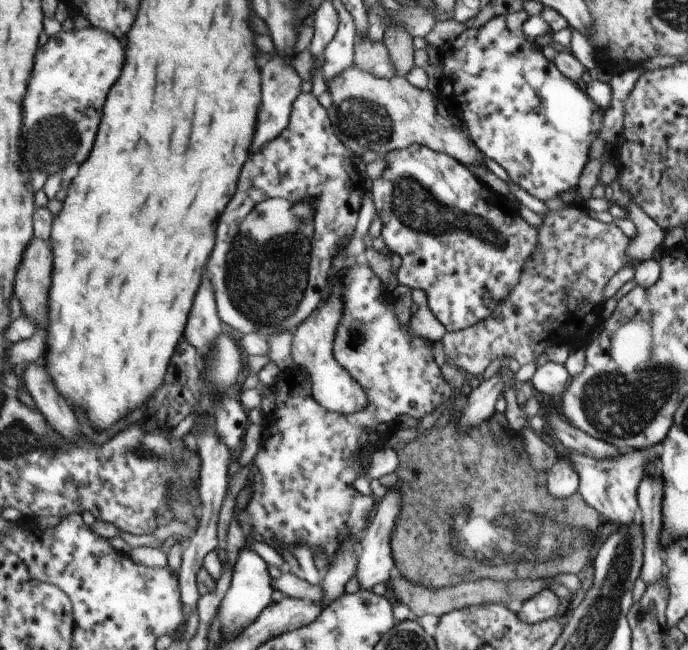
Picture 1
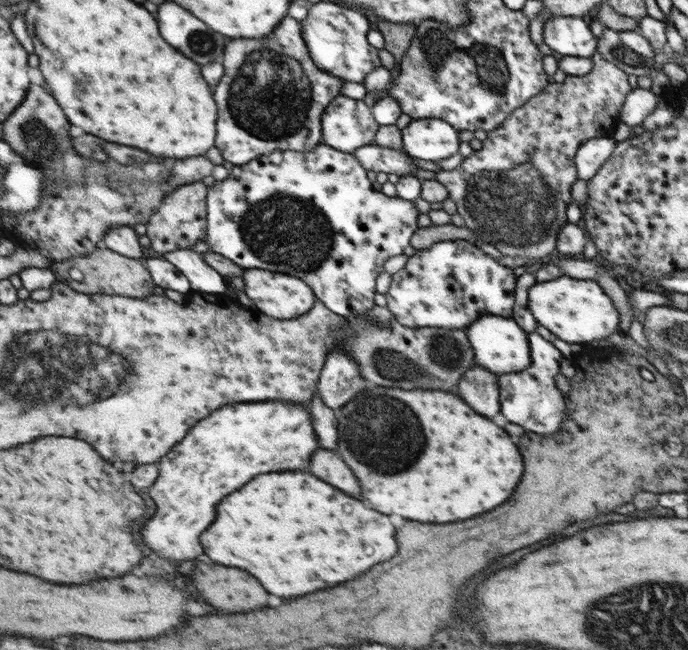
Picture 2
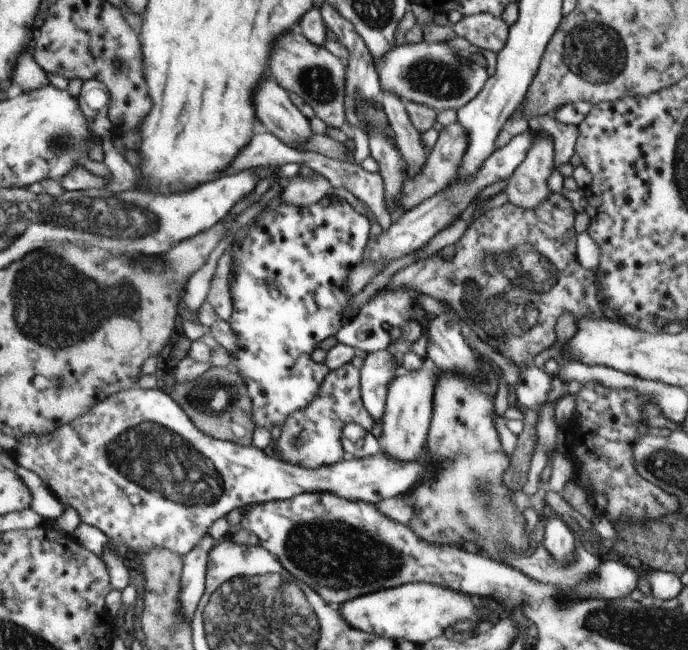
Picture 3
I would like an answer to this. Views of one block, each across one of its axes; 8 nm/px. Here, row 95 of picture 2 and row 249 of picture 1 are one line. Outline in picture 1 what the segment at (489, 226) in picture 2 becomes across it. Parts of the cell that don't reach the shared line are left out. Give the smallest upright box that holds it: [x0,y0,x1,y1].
[439,202,636,378]

